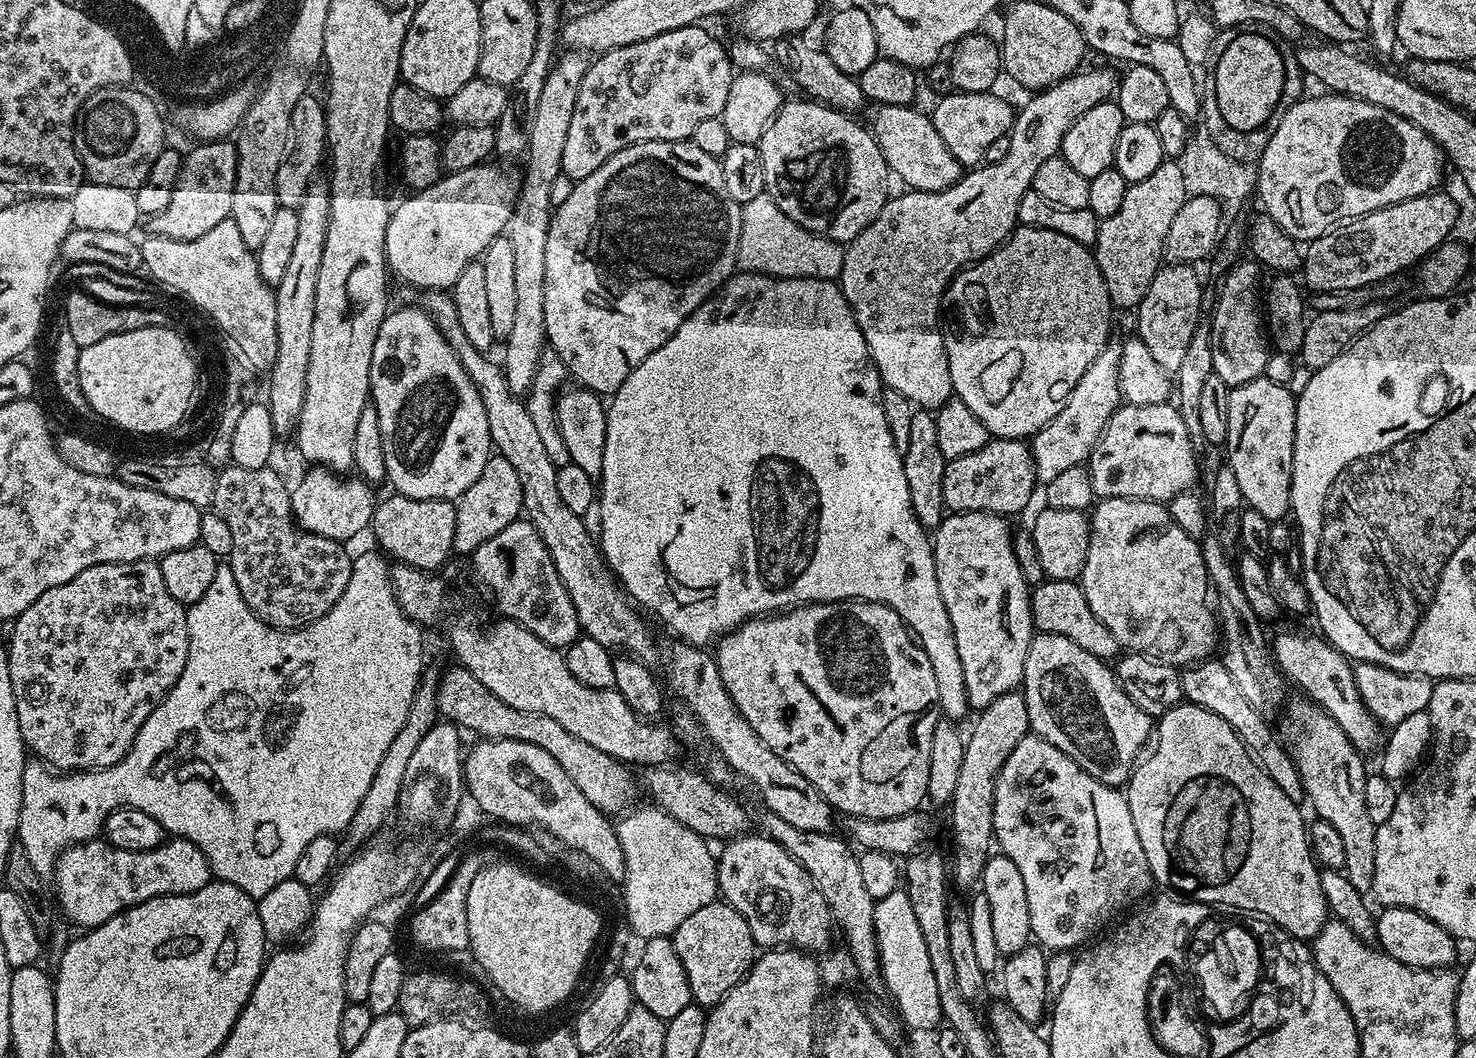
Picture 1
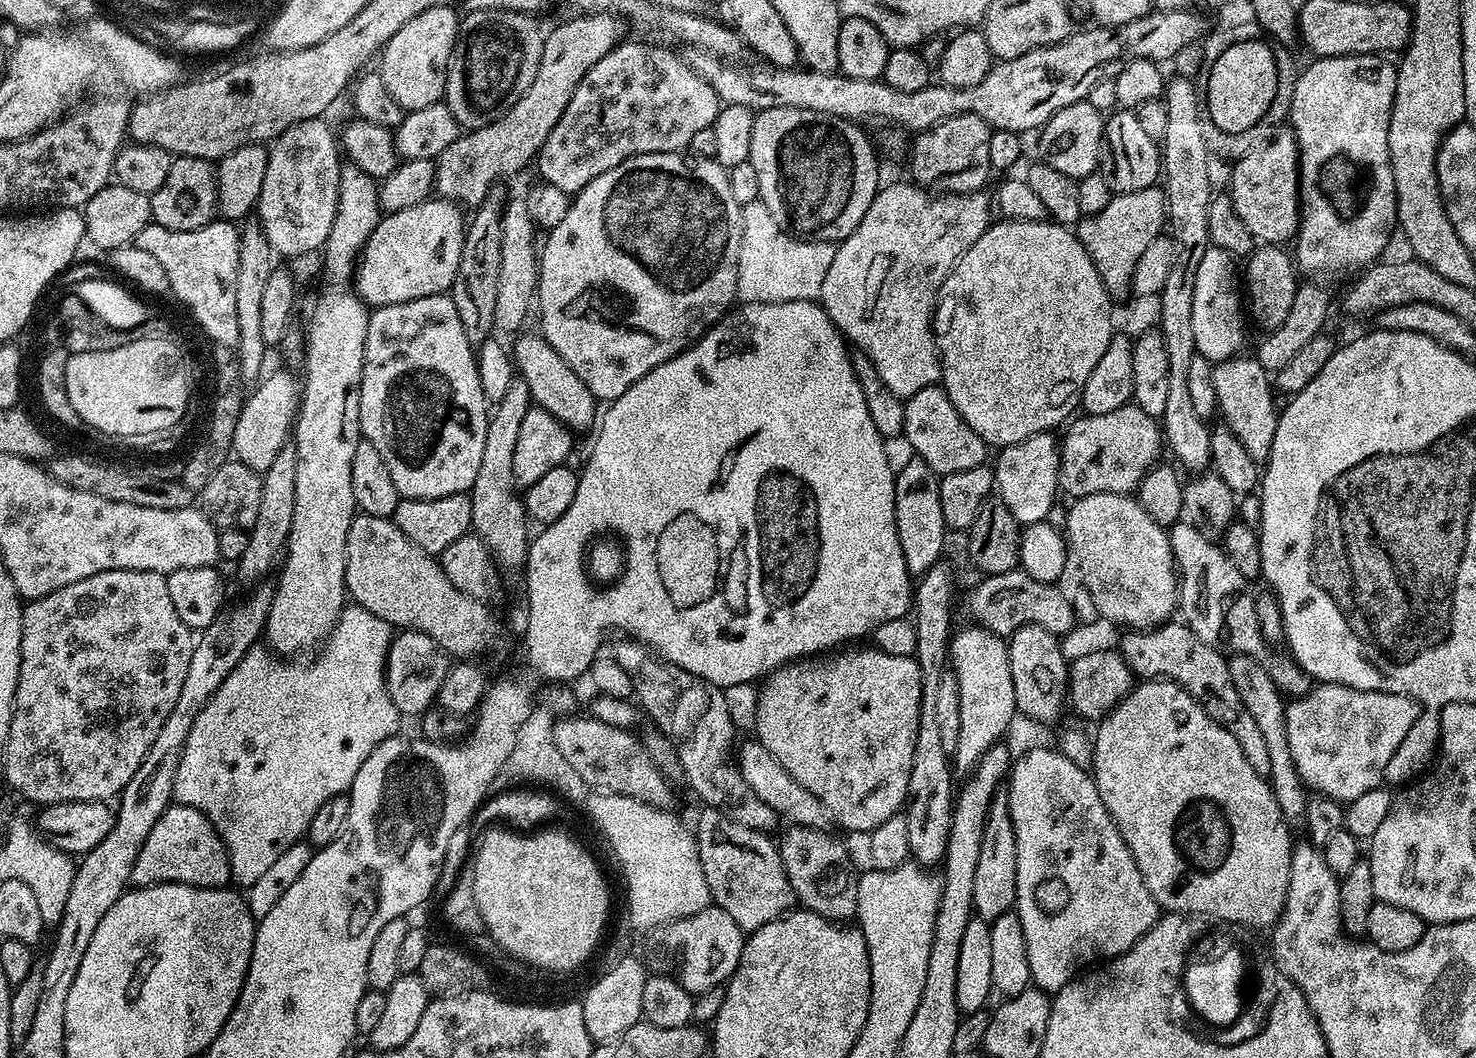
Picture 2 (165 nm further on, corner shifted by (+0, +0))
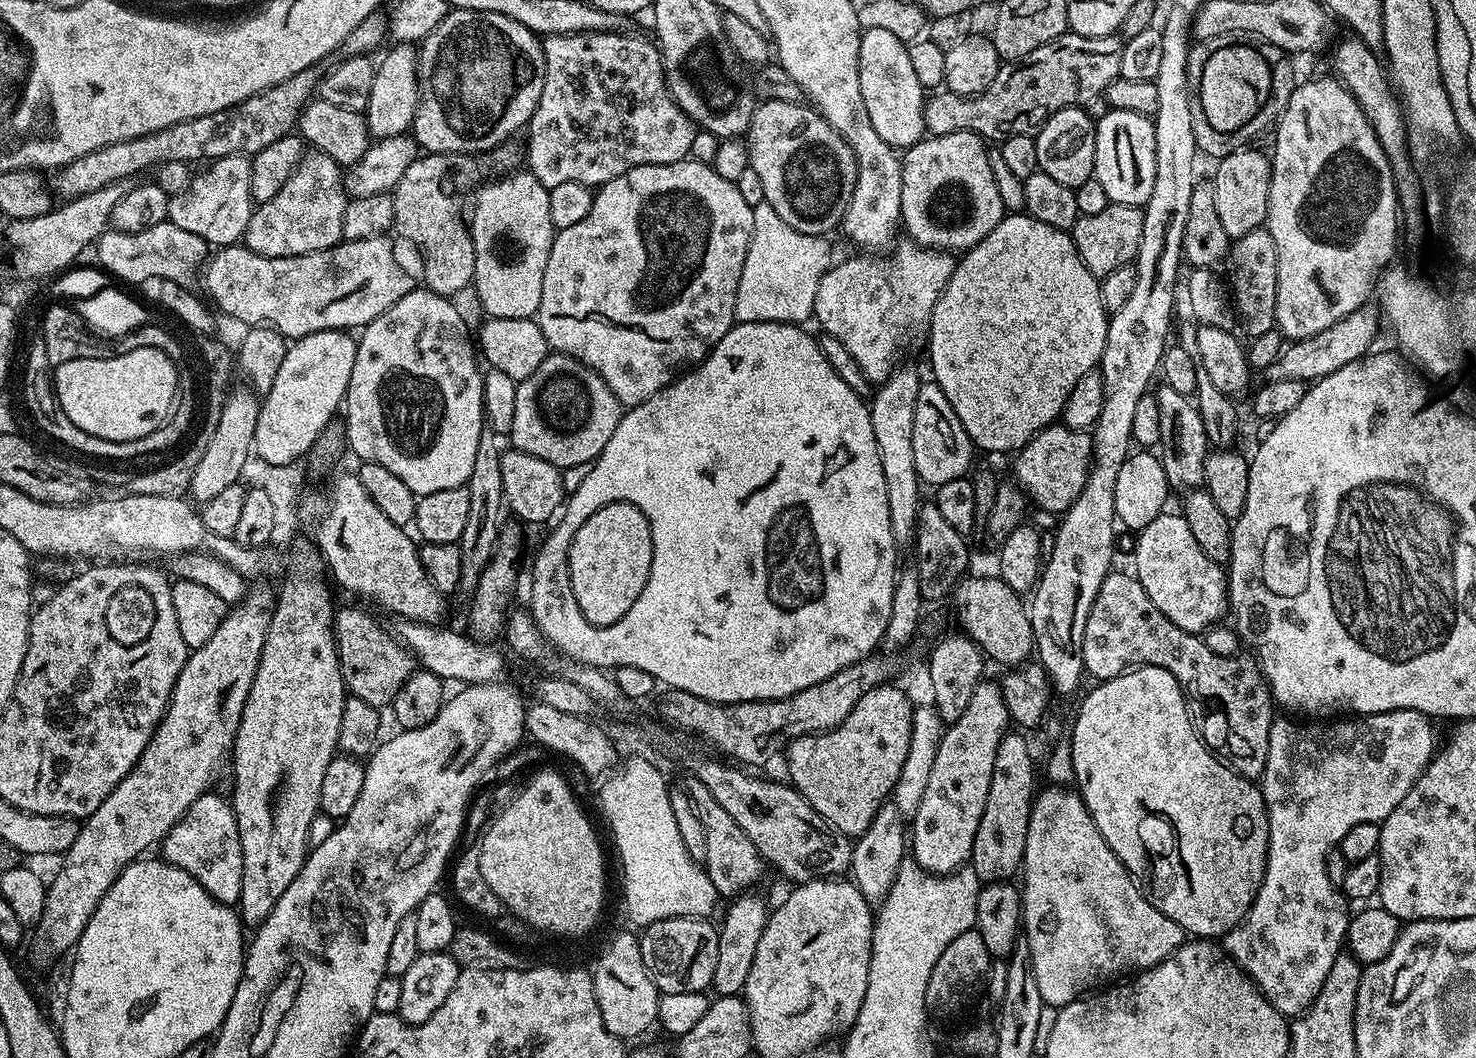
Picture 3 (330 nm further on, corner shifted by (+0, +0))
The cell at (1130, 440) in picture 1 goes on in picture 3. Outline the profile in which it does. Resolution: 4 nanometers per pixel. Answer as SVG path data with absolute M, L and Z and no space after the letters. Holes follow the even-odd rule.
M1063 422L1050 424L1037 434L1029 444L1015 453L1016 477L1015 483L1026 493L1027 499L1032 500L1040 508L1048 512L1063 514L1070 505L1082 494L1082 486L1086 486L1088 470L1092 466L1092 437L1088 432L1076 432L1073 428L1066 427Z

